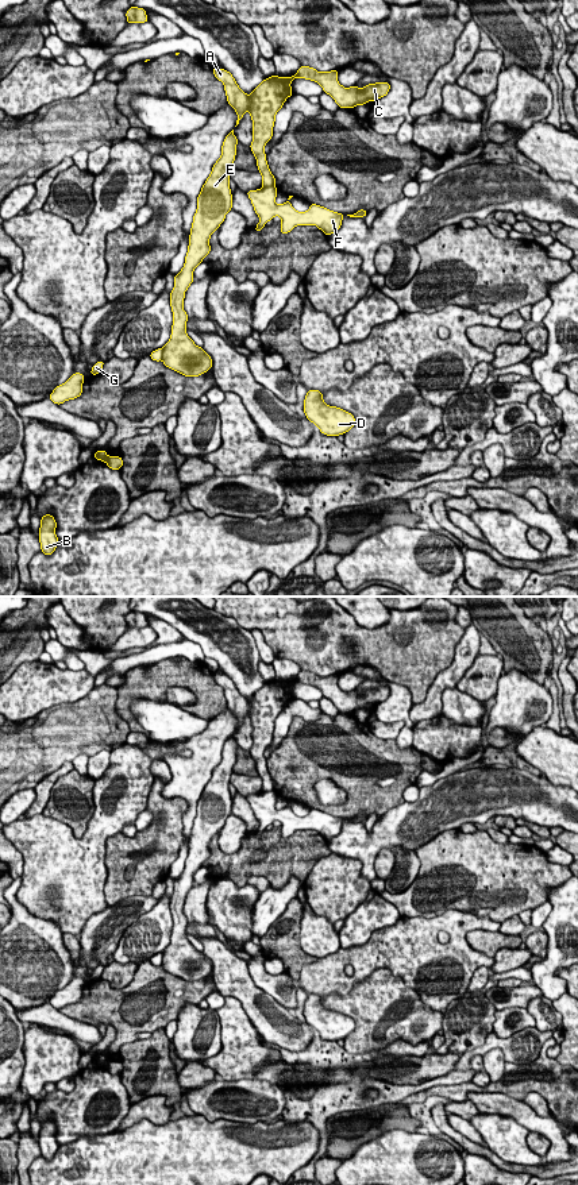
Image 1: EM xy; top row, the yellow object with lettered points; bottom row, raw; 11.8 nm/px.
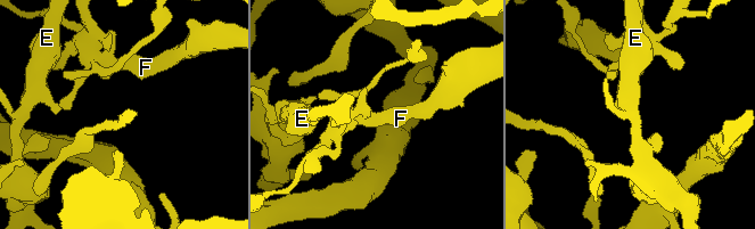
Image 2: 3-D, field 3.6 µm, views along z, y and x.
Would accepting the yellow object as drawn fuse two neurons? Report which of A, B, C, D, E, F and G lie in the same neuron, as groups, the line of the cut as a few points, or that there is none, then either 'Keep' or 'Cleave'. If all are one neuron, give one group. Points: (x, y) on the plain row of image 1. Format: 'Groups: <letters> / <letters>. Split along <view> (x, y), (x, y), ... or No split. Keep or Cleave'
Groups: A C D E / B F G. Split along xy (164, 952), (161, 962). Cleave

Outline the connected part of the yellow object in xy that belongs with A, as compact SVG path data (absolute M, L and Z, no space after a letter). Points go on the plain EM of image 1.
M300 671L292 682L271 680L265 683L250 699L244 698L236 688L232 679L224 673L213 672L215 682L223 687L227 707L238 719L236 730L248 715L253 725L253 746L250 753L257 764L258 776L262 779L262 791L274 791L275 783L271 779L266 759L266 748L273 741L273 732L277 717L284 711L288 702L293 699L290 687L294 683L305 683L317 687L324 698L330 699L339 713L354 713L369 706L378 705L388 699L389 687L375 687L363 692L344 692L338 686L338 676L317 676L309 671Z

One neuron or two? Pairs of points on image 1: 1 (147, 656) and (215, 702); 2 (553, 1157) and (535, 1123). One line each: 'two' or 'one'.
1: two
2: one

